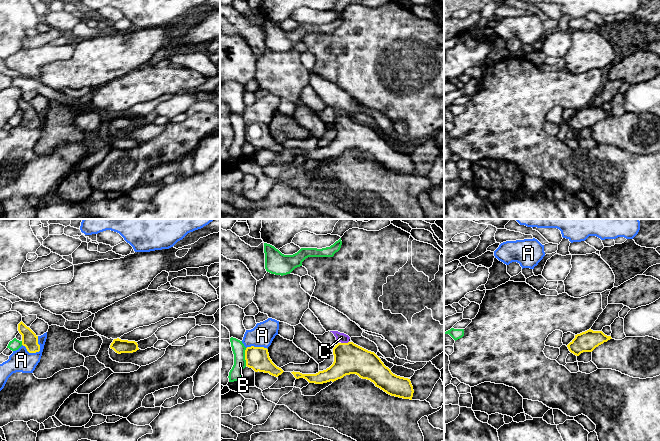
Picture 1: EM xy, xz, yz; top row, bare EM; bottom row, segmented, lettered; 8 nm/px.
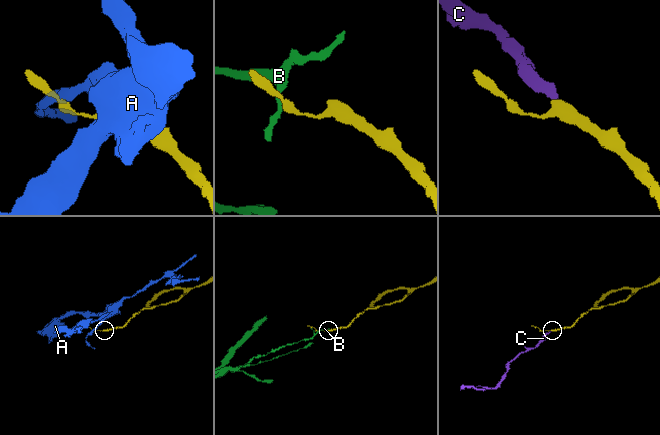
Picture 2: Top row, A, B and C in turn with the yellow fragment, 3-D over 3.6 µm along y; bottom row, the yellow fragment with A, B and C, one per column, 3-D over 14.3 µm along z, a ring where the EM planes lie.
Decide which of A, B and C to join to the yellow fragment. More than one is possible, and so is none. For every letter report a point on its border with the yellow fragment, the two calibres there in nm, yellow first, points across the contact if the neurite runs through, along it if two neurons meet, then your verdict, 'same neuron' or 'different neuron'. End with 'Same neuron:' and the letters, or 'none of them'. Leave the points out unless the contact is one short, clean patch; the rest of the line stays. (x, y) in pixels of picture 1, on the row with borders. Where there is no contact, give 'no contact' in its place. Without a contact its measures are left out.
A: meets yellow in xy at (31, 352); 130 nm thick on the yellow side, 180 nm on the other; border along xy (22, 344), (29, 352), (38, 352), (40, 350); different neuron
B: meets yellow in xz at (245, 357); 190 nm thick on the yellow side, 110 nm on the other; border along xz (246, 348), (245, 365); different neuron
C: meets yellow in xz at (344, 343); 260 nm thick on the yellow side, 80 nm on the other; runs through xz (349, 358), (345, 353), (344, 343), (341, 337); same neuron
Same neuron: C

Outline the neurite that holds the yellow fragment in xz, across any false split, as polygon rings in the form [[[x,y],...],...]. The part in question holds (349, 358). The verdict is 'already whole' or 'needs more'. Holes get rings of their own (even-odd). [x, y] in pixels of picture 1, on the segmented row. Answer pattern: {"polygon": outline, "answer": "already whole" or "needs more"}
{"polygon": [[[338,331],[330,332],[339,342],[333,348],[333,364],[316,374],[291,372],[296,379],[304,378],[309,383],[323,384],[356,374],[362,379],[370,380],[391,396],[412,400],[414,390],[410,379],[393,374],[374,352],[350,342],[348,335]]], "answer": "needs more"}

